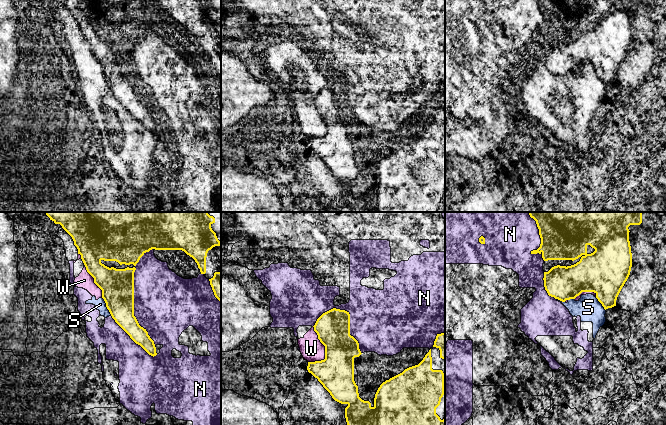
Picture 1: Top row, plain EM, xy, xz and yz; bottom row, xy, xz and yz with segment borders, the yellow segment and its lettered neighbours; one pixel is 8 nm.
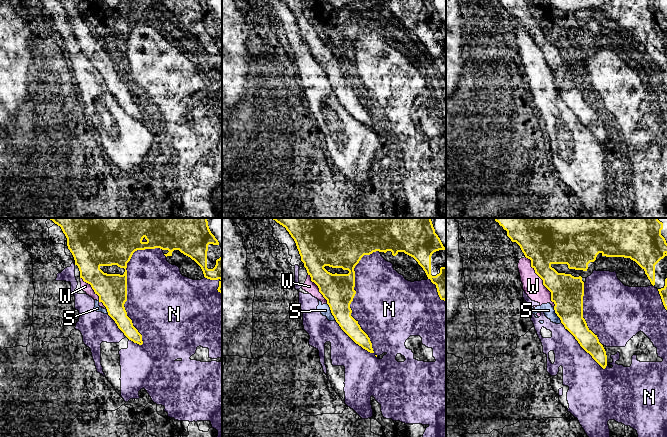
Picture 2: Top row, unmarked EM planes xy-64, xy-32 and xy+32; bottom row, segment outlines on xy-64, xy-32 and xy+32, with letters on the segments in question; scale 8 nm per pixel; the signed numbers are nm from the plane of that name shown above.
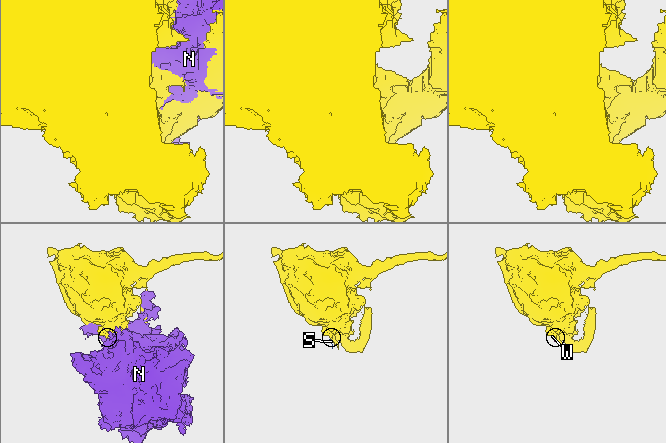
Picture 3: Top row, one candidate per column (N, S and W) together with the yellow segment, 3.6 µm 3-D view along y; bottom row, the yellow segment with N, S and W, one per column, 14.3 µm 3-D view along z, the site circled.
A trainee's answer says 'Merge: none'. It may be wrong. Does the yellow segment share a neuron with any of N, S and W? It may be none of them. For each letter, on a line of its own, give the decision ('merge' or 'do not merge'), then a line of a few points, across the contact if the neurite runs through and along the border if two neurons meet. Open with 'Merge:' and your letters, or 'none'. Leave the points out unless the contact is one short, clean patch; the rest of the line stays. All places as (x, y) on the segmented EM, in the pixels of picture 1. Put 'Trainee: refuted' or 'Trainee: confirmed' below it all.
Merge: none
N: do not merge
S: do not merge
W: do not merge
Trainee: confirmed

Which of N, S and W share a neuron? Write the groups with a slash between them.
N / S W

